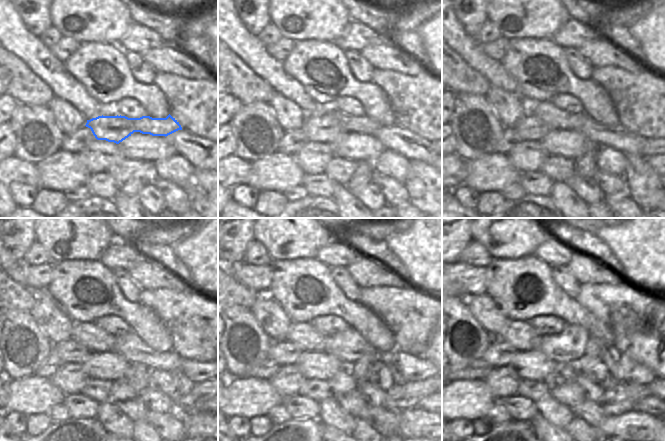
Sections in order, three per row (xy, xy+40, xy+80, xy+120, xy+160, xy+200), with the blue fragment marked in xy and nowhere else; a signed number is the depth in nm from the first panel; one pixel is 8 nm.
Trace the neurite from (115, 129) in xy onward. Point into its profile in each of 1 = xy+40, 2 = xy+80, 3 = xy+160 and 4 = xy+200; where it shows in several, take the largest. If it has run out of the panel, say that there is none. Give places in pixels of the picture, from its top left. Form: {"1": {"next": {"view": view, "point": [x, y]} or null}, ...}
{"1": {"next": {"view": "xy+40", "point": [329, 126]}}, "2": {"next": {"view": "xy+80", "point": [540, 118]}}, "3": {"next": {"view": "xy+160", "point": [303, 334]}}, "4": {"next": {"view": "xy+200", "point": [518, 333]}}}

